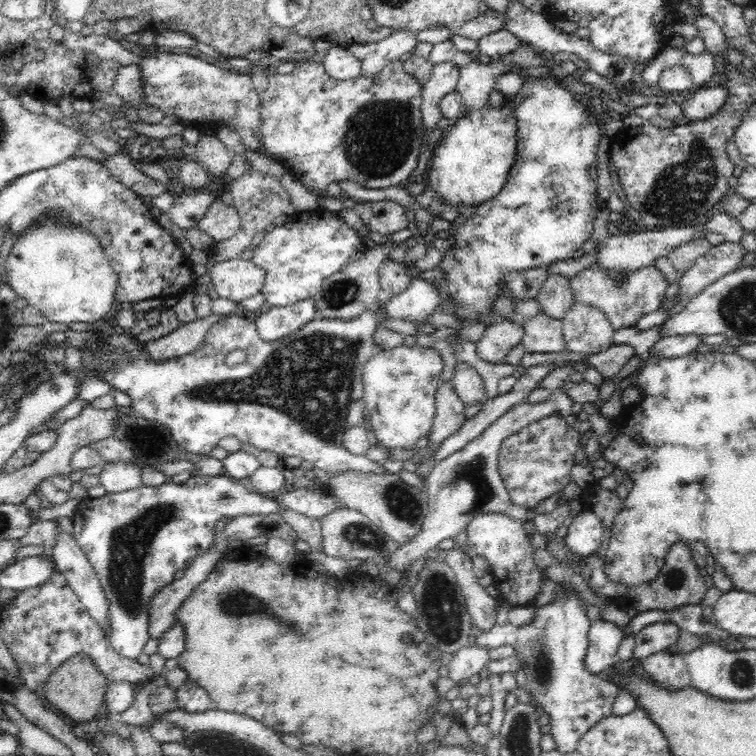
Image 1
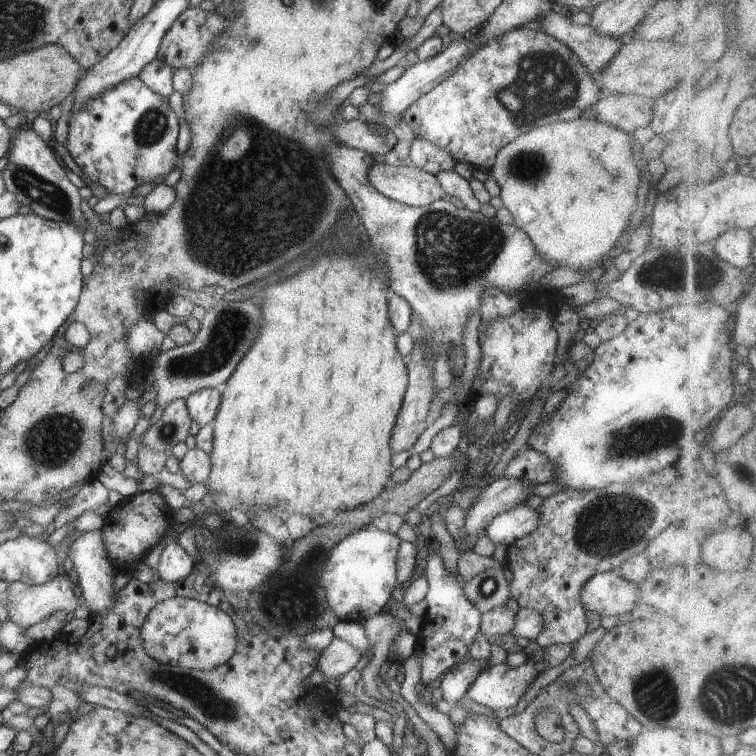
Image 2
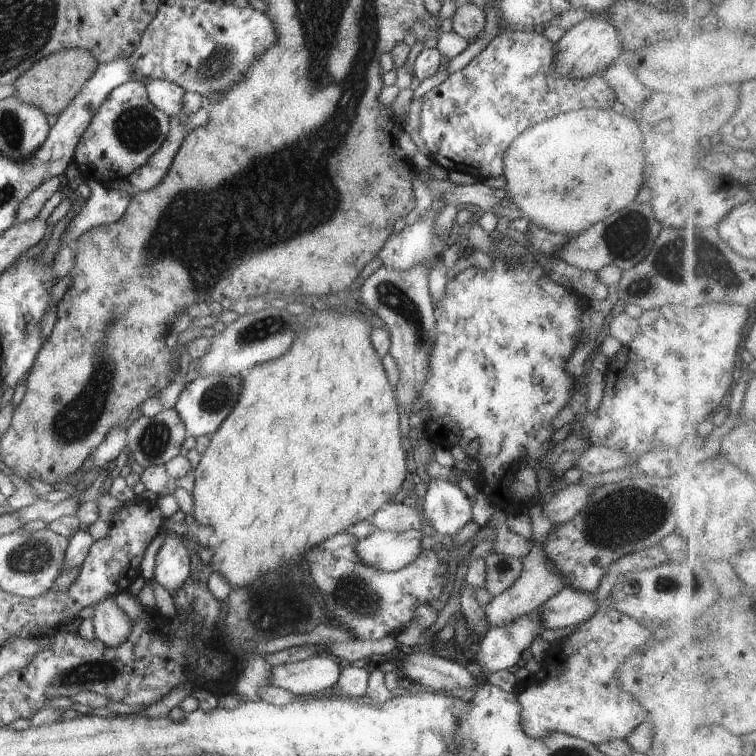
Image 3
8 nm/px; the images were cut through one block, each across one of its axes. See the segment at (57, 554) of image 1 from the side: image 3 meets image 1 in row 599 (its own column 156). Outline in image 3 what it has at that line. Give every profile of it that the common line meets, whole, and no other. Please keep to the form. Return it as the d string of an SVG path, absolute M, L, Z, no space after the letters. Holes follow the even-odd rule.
M147 80L145 87L150 102L166 113L166 116L179 116L182 112L182 98L185 90L165 80Z

